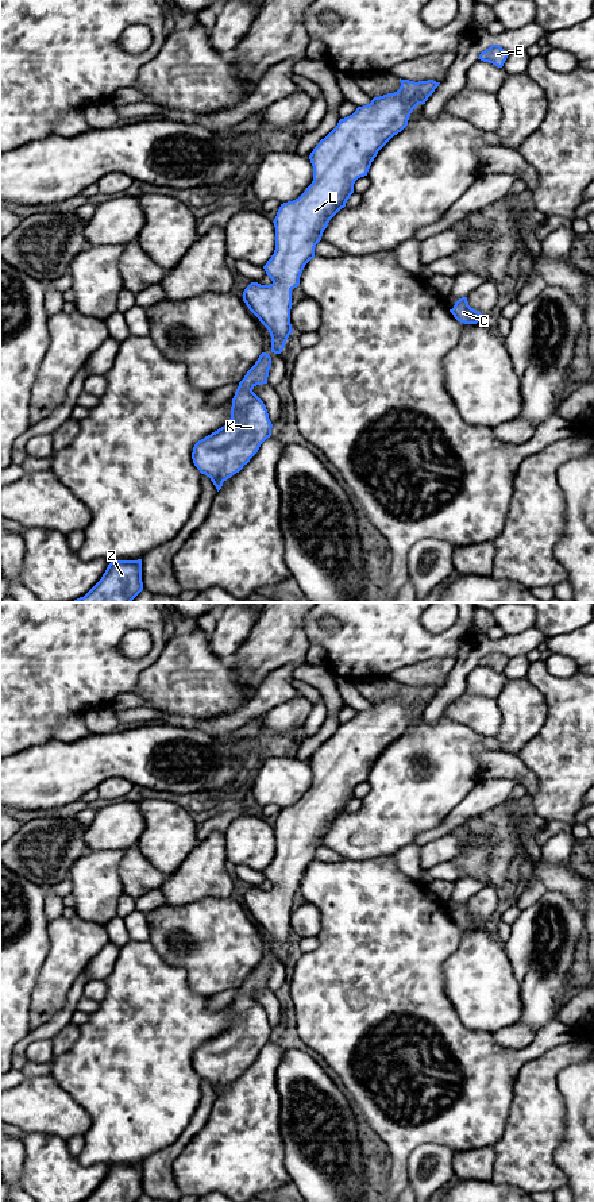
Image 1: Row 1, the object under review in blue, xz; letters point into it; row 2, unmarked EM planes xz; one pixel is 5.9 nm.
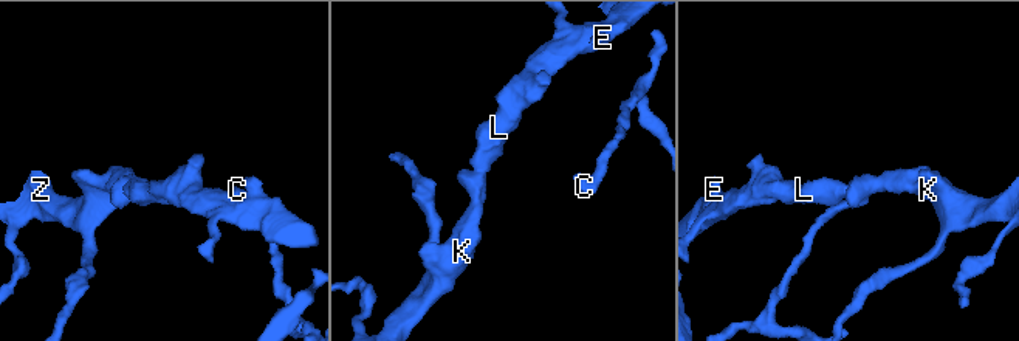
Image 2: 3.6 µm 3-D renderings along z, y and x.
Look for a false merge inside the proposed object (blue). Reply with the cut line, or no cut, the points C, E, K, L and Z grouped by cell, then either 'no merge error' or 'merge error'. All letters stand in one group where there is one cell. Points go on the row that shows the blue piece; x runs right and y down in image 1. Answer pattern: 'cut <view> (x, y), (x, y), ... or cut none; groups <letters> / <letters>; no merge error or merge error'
cut none; groups C E K L Z; no merge error

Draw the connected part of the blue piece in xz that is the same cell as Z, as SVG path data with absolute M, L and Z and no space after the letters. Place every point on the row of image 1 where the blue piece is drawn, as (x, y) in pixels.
M142 559L113 560L101 579L73 602L131 602L142 590Z

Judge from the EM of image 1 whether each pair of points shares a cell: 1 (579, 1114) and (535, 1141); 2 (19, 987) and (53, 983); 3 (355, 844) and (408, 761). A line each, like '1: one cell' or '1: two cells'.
1: two cells
2: two cells
3: one cell

